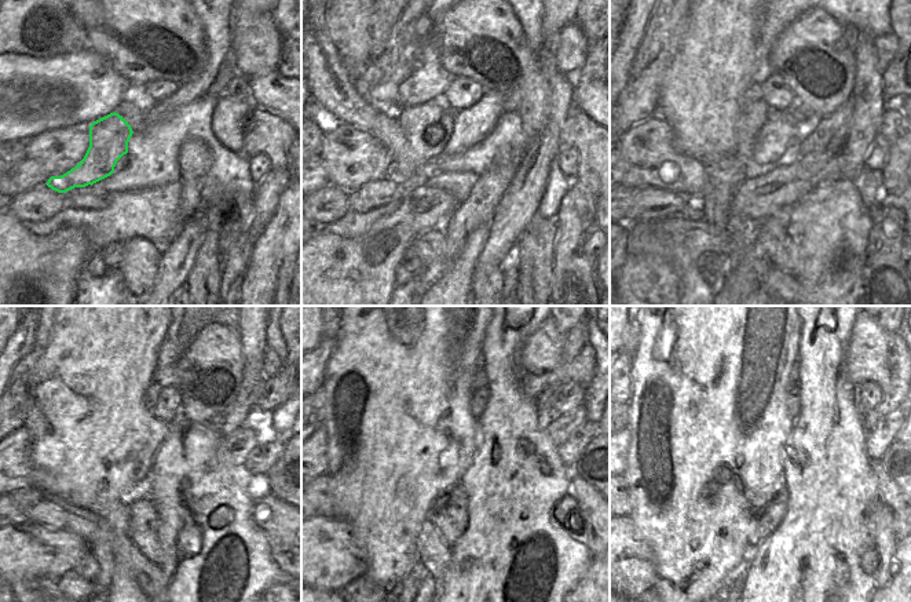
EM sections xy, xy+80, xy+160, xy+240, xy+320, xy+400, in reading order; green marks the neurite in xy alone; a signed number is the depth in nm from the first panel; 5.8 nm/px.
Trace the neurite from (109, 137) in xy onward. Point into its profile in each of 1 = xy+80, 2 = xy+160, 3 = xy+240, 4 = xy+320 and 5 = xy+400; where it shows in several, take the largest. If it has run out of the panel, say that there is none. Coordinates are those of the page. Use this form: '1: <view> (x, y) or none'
1: xy+80 (427, 127)
2: xy+160 (754, 113)
3: xy+240 (152, 393)
4: xy+320 (479, 379)
5: xy+400 (794, 374)

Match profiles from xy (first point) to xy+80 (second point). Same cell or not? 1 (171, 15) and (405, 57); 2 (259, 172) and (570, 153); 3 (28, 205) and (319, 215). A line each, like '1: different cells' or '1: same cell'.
1: different cells
2: same cell
3: same cell

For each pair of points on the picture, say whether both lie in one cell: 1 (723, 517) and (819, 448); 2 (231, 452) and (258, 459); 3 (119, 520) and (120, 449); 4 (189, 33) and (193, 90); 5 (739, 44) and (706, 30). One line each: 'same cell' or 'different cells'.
1: different cells
2: different cells
3: different cells
4: different cells
5: same cell

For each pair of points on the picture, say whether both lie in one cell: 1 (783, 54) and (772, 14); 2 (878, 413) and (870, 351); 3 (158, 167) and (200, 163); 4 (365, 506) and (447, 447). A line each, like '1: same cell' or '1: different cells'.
1: different cells
2: same cell
3: different cells
4: same cell

